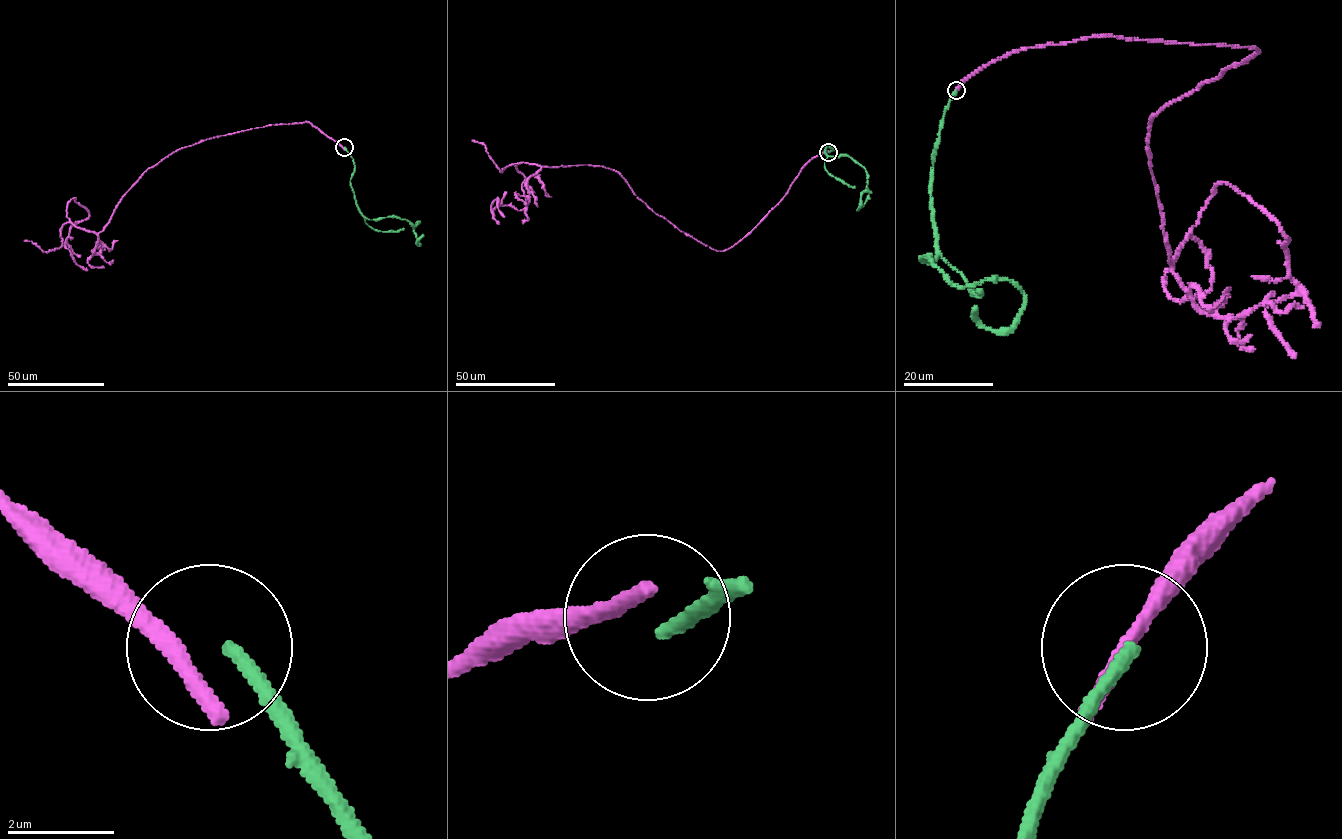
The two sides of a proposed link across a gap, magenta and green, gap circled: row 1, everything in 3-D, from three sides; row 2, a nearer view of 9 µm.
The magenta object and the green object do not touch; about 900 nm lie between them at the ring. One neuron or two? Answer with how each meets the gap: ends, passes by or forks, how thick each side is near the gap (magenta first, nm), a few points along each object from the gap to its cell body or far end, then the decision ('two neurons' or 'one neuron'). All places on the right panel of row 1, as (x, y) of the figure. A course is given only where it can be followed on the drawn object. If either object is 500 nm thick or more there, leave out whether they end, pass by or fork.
magenta passes by; green ends; calibres 280 and 260 nm; course magenta (955, 91), (1098, 35), (1259, 49), (1147, 147), (1170, 264), (1216, 184), (1290, 238), (1264, 311), (1294, 357); course green (957, 90), (932, 165), (935, 259), (921, 259), (954, 284), (1024, 294), (1009, 328), (989, 330), (977, 306); two neurons

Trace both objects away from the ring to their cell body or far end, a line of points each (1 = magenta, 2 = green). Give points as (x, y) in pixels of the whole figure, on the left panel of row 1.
1: (343, 148), (309, 121), (181, 148), (98, 233), (68, 218), (72, 199), (89, 216), (64, 244), (87, 270)
2: (344, 147), (354, 162), (350, 185), (360, 212), (419, 222), (417, 245), (423, 234)

